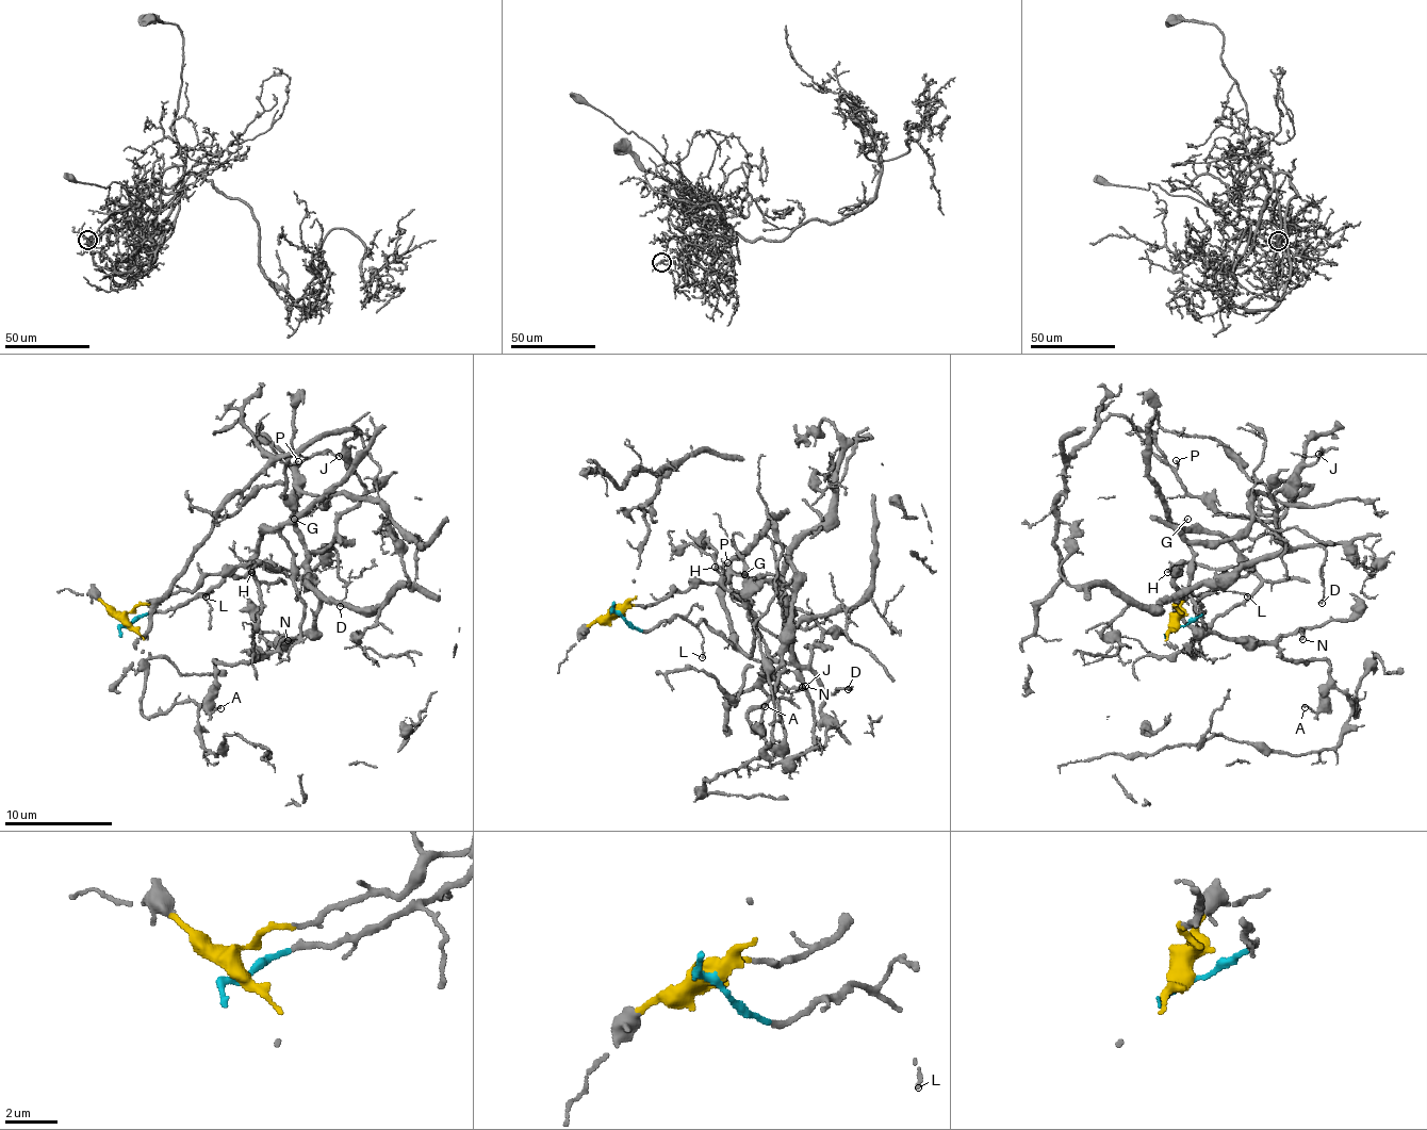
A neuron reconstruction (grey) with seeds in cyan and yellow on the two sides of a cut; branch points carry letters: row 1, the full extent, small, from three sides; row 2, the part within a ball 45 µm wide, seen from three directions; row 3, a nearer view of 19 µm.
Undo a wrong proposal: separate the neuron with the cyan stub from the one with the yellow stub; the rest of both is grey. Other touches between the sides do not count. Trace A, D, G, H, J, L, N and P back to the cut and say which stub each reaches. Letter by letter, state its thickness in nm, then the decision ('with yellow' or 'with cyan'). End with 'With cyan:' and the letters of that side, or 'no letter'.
A: 150 nm thick; with yellow
D: 120 nm thick; with yellow
G: 110 nm thick; with cyan
H: 130 nm thick; with yellow
J: 160 nm thick; with yellow
L: 130 nm thick; with cyan
N: 240 nm thick; with yellow
P: 110 nm thick; with yellow
With cyan: G, L

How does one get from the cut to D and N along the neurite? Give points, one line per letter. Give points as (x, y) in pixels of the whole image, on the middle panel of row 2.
D: (618, 615), (675, 588), (722, 583), (822, 686), (848, 688)
N: (618, 615), (675, 588), (722, 583), (780, 637), (790, 558), (788, 641), (774, 680), (781, 690), (806, 685)

